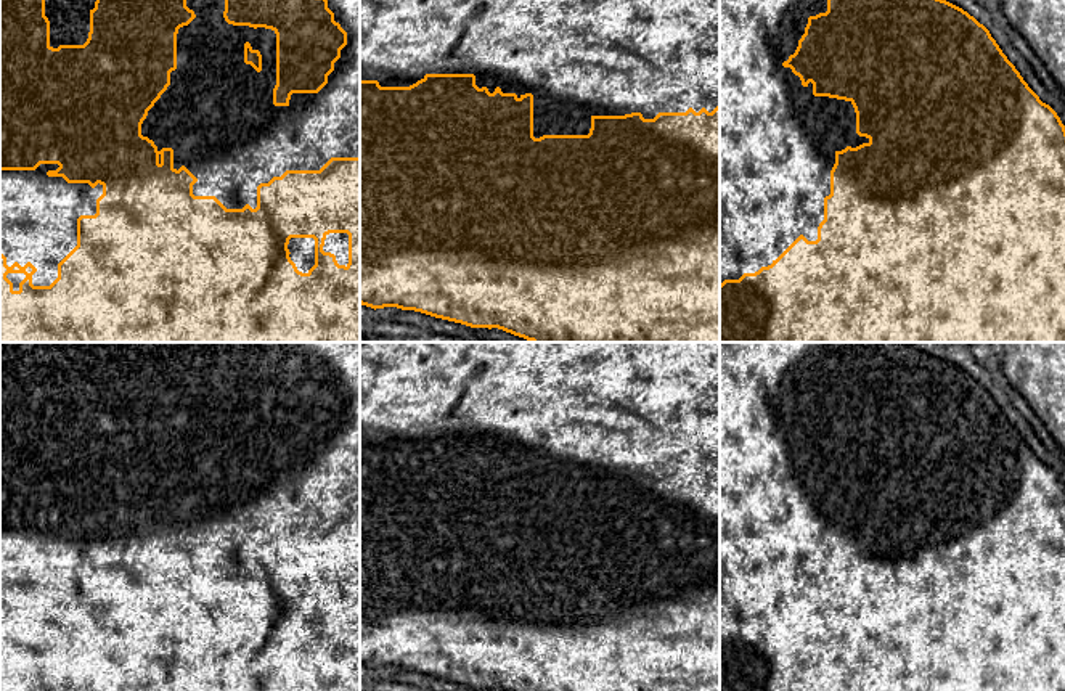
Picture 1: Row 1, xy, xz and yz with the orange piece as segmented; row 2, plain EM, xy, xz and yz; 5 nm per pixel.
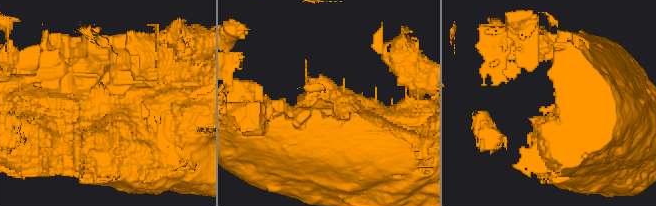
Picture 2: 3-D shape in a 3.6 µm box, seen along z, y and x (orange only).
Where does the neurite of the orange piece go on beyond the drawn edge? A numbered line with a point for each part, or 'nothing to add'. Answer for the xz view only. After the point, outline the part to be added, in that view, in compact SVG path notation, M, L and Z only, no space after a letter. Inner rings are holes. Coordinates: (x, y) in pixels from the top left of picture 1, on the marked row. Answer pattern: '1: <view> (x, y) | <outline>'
1: xz (579, 58) | M360 0L360 80L377 80L381 87L410 87L424 79L426 74L474 74L479 88L487 87L490 93L496 87L503 93L533 95L533 137L543 135L588 135L593 116L625 116L641 112L644 119L654 119L659 112L686 112L692 108L699 112L705 108L712 112L720 104L720 0Z

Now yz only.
1: yz (778, 142) | M720 0L720 284L771 265L800 235L816 241L835 153L869 143L856 133L851 101L814 96L811 82L803 87L782 66L795 53L808 18L826 11L827 0Z

